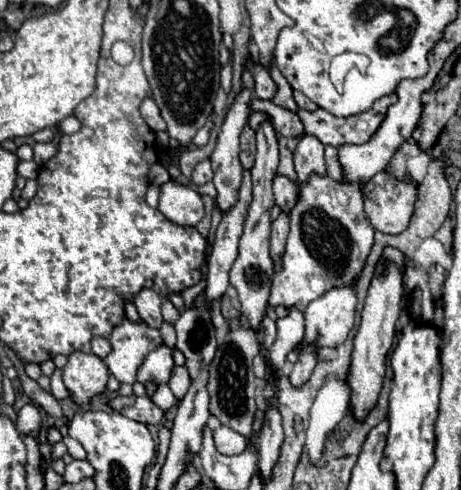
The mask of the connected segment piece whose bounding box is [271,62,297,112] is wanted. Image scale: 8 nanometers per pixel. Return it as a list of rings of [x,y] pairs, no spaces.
[[[275,62],[271,64],[271,78],[275,80],[275,84],[279,86],[279,90],[277,90],[277,94],[275,94],[275,98],[273,98],[273,102],[277,104],[277,106],[283,106],[283,108],[287,108],[287,110],[297,110],[297,104],[295,104],[295,100],[293,100],[293,90],[291,90],[291,86],[287,84],[287,80],[283,78],[283,74],[279,72],[279,68],[275,66]]]

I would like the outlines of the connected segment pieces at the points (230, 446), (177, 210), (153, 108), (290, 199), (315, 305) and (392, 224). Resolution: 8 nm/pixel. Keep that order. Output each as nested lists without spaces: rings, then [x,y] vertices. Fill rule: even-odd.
[[[219,426],[215,432],[215,446],[221,454],[233,456],[233,454],[241,454],[247,446],[247,438],[243,438],[241,434],[237,434],[235,430],[227,428],[227,426]]]
[[[171,180],[161,186],[159,212],[173,224],[197,226],[197,222],[203,218],[203,200],[191,186]]]
[[[145,98],[141,104],[141,116],[145,118],[145,122],[153,128],[153,130],[165,130],[167,124],[165,120],[159,116],[159,106],[155,104],[153,98]]]
[[[275,176],[273,180],[273,194],[275,194],[275,204],[281,208],[281,212],[291,212],[291,208],[297,202],[297,188],[295,184],[285,178],[285,176]]]
[[[355,282],[351,286],[339,286],[331,288],[317,300],[313,300],[305,310],[305,340],[321,346],[339,346],[347,338],[349,330],[355,322],[355,308],[357,308],[357,294],[355,294]]]
[[[387,170],[375,174],[363,186],[365,214],[385,234],[399,234],[407,228],[415,198],[417,186],[407,180],[397,180]]]

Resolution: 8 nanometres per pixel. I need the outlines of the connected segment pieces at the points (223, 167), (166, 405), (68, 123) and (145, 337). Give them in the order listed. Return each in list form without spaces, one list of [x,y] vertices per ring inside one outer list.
[[[249,70],[243,72],[243,90],[241,94],[235,98],[233,106],[229,108],[227,112],[227,118],[221,126],[221,132],[219,132],[219,140],[217,140],[217,146],[215,146],[215,152],[211,156],[211,164],[213,164],[213,184],[217,188],[217,198],[215,198],[215,204],[217,208],[221,210],[221,214],[229,212],[237,202],[239,202],[239,186],[243,182],[243,166],[239,162],[239,134],[243,130],[243,126],[247,124],[247,118],[249,118],[249,104],[251,104],[251,94],[253,94],[253,76]]]
[[[161,384],[159,386],[159,390],[153,394],[153,398],[151,398],[163,412],[167,412],[177,400],[175,400],[175,396],[173,396],[173,392],[169,390],[169,386],[167,384]]]
[[[69,116],[58,125],[58,129],[66,135],[74,134],[81,129],[81,122],[75,116]]]
[[[123,318],[123,322],[111,330],[109,342],[111,352],[105,356],[105,364],[119,382],[127,384],[135,382],[135,374],[145,356],[163,344],[157,328],[145,322],[131,322],[129,318]]]

